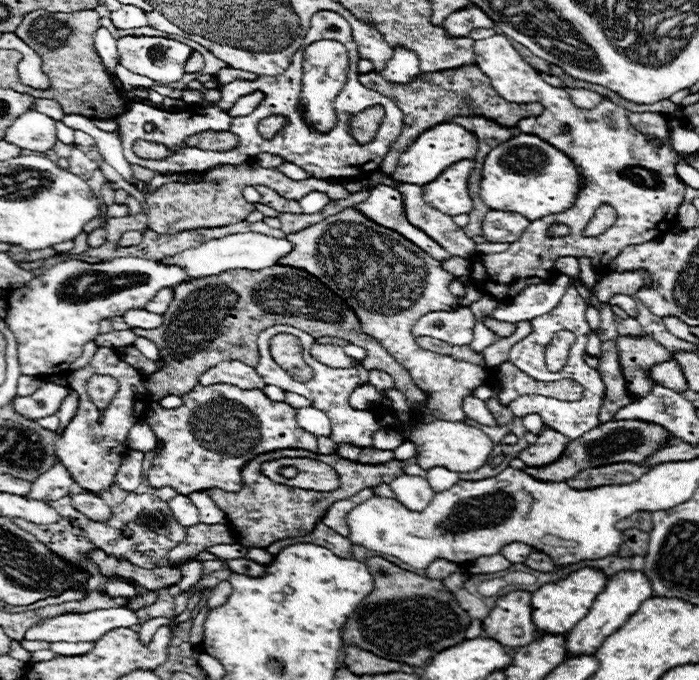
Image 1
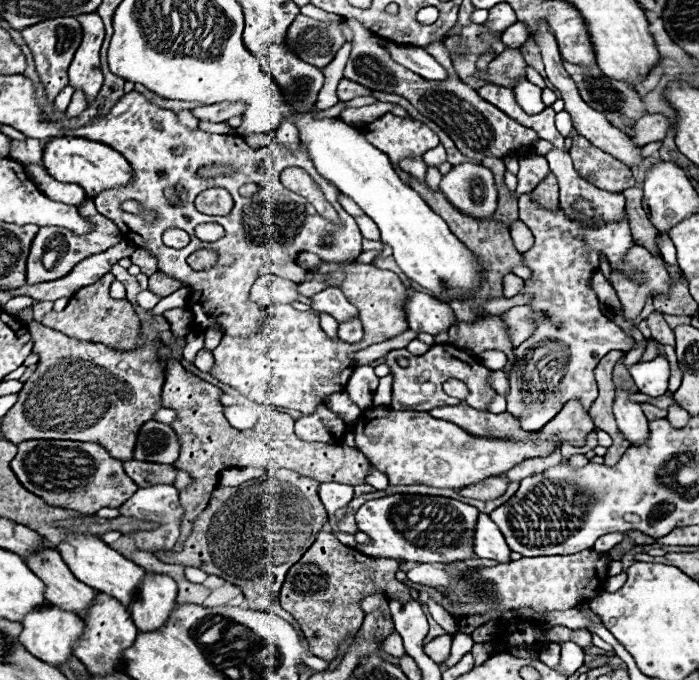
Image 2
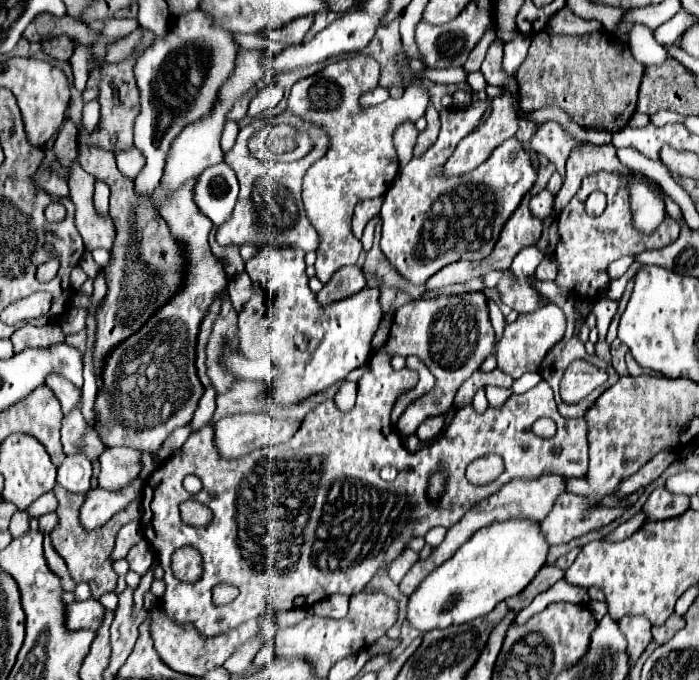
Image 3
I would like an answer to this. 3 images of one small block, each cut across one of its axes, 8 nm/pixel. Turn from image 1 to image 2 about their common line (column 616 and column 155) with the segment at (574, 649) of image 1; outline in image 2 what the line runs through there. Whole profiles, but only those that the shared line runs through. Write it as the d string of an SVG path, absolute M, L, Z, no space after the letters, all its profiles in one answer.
M146 572L140 584L136 600L130 604L130 612L140 632L152 632L164 626L166 618L176 608L178 588L172 578L154 572Z

